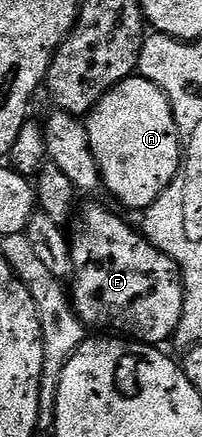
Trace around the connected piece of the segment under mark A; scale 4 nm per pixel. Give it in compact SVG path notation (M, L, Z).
M133 74L108 91L93 106L86 117L90 150L94 154L96 164L100 167L100 178L103 187L128 208L147 210L157 198L170 186L176 176L182 159L182 141L180 128L172 116L172 107L166 94L154 82L145 76Z

